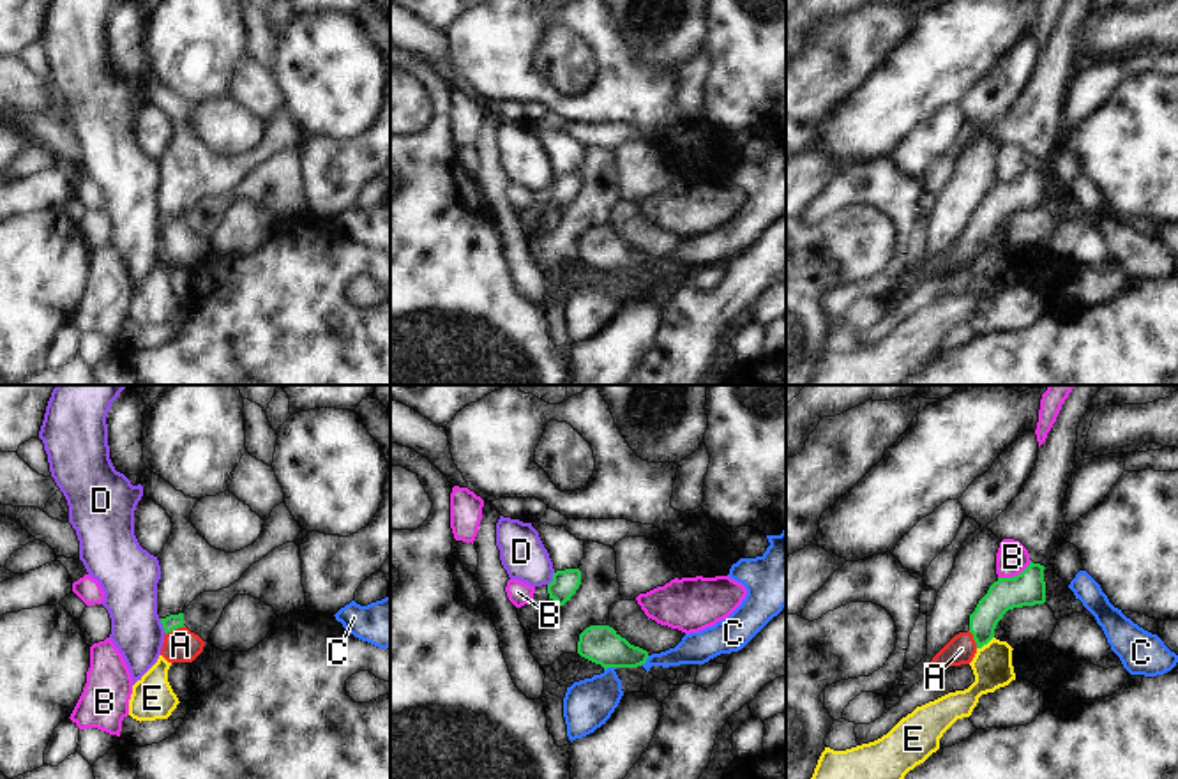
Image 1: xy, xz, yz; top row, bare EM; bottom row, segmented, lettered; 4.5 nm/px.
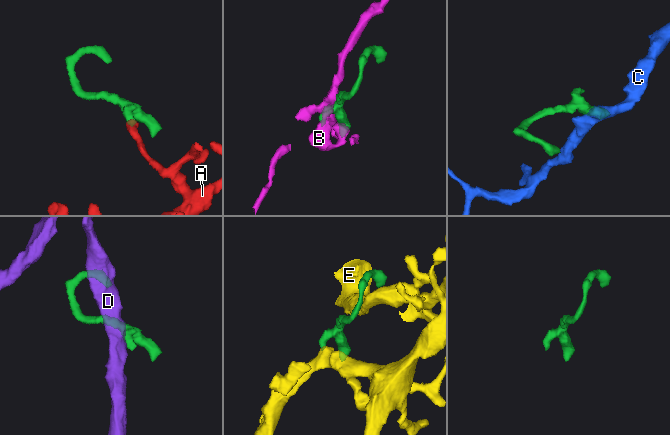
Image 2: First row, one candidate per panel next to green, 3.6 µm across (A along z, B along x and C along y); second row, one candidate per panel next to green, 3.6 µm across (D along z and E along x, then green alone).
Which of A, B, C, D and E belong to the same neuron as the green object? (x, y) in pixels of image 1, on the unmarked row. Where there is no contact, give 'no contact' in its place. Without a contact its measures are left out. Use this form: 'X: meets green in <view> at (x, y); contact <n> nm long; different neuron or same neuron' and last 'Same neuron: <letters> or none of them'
A: meets green in xy at (175, 232); contact 100 nm long; same neuron
B: meets green in yz at (1014, 181); contact 170 nm long; different neuron
C: meets green in xz at (645, 265); contact 60 nm long; different neuron
D: meets green in xy at (163, 230); contact 80 nm long; different neuron
E: meets green in yz at (984, 248); contact 100 nm long; different neuron
Same neuron: A

